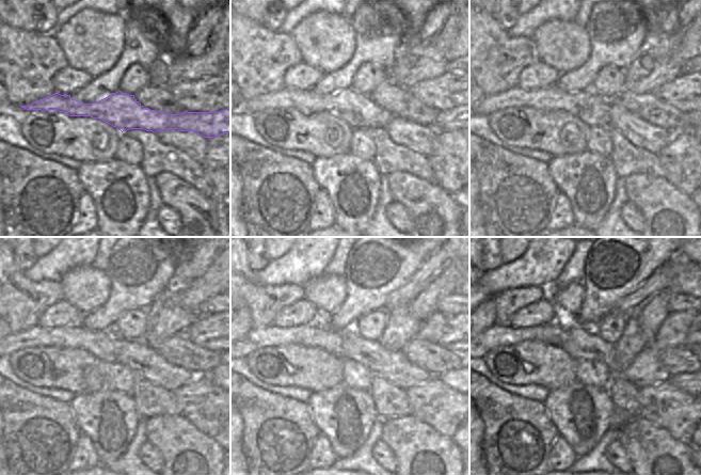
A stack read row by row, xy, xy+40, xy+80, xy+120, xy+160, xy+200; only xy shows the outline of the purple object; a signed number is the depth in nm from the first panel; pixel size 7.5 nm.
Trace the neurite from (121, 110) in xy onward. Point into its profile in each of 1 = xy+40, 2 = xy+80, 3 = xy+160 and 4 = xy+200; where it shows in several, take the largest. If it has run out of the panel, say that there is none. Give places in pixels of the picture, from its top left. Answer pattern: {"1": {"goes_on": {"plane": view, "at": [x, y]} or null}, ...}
{"1": {"goes_on": {"plane": "xy+40", "at": [360, 111]}}, "2": {"goes_on": {"plane": "xy+80", "at": [590, 108]}}, "3": {"goes_on": {"plane": "xy+160", "at": [320, 335]}}, "4": {"goes_on": {"plane": "xy+200", "at": [554, 334]}}}

